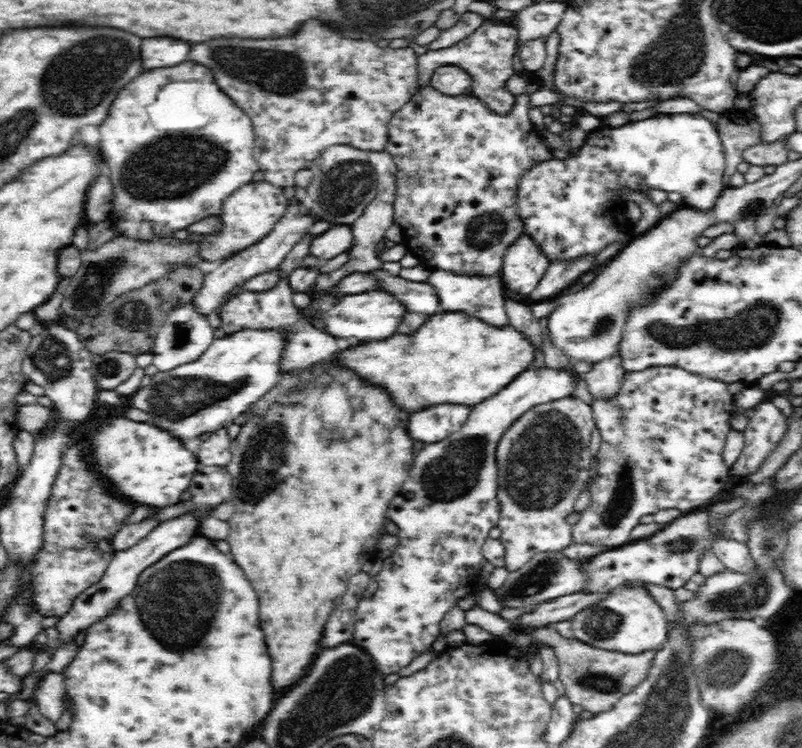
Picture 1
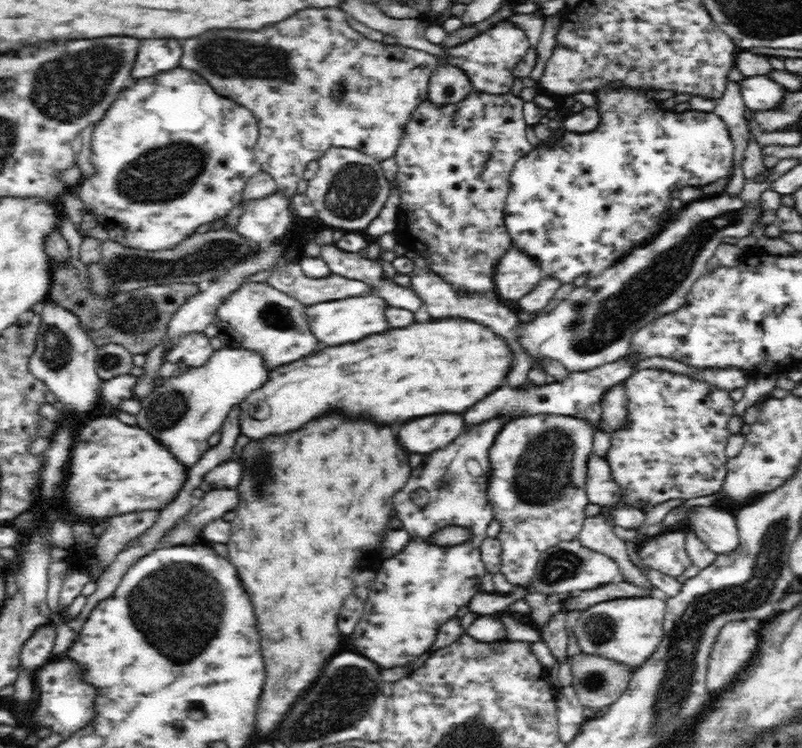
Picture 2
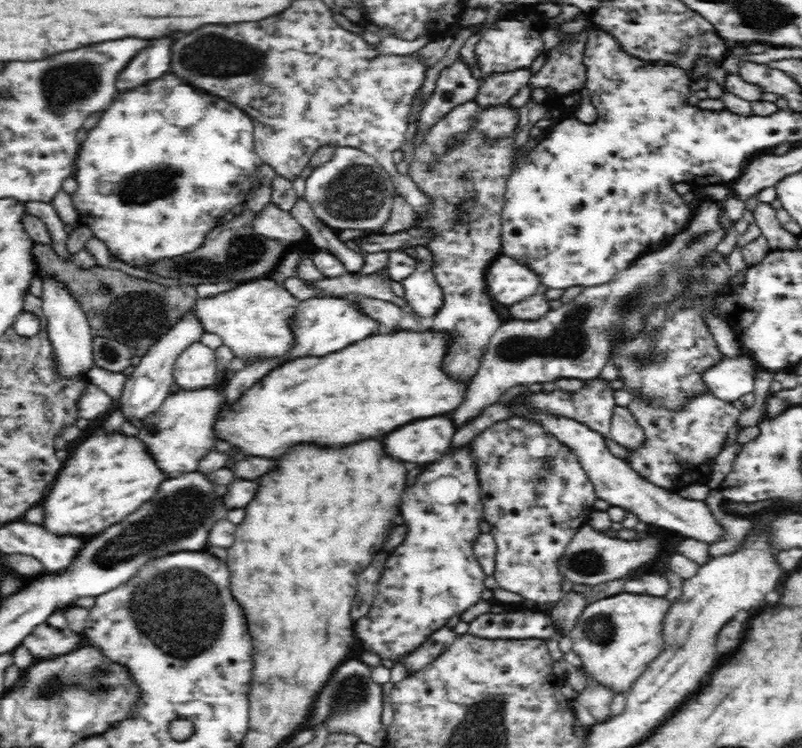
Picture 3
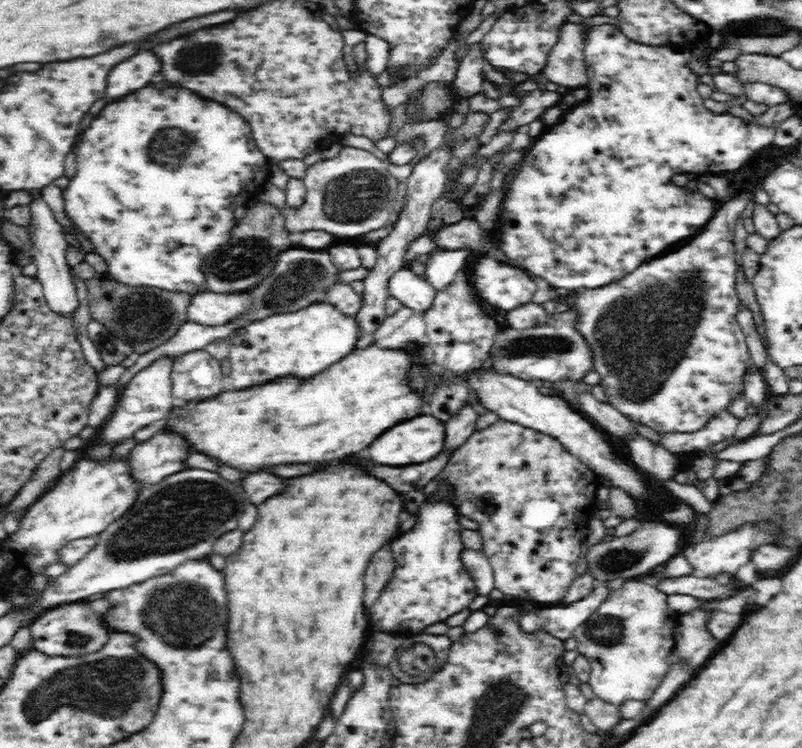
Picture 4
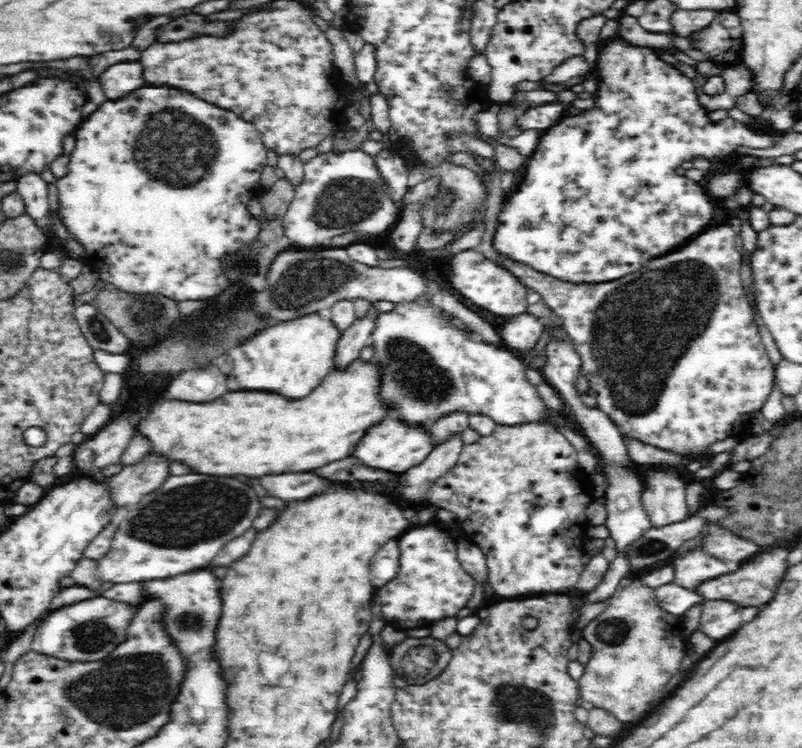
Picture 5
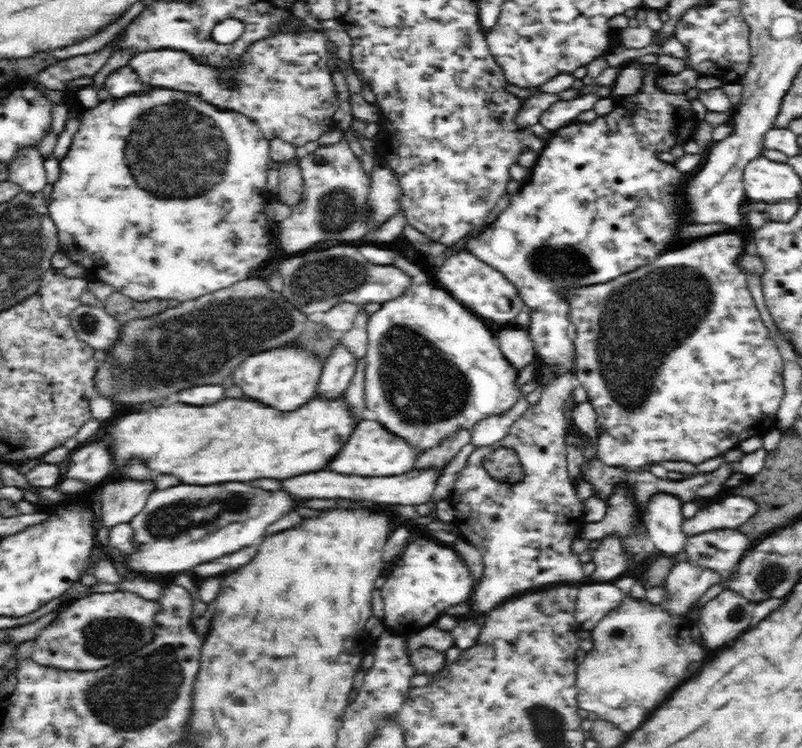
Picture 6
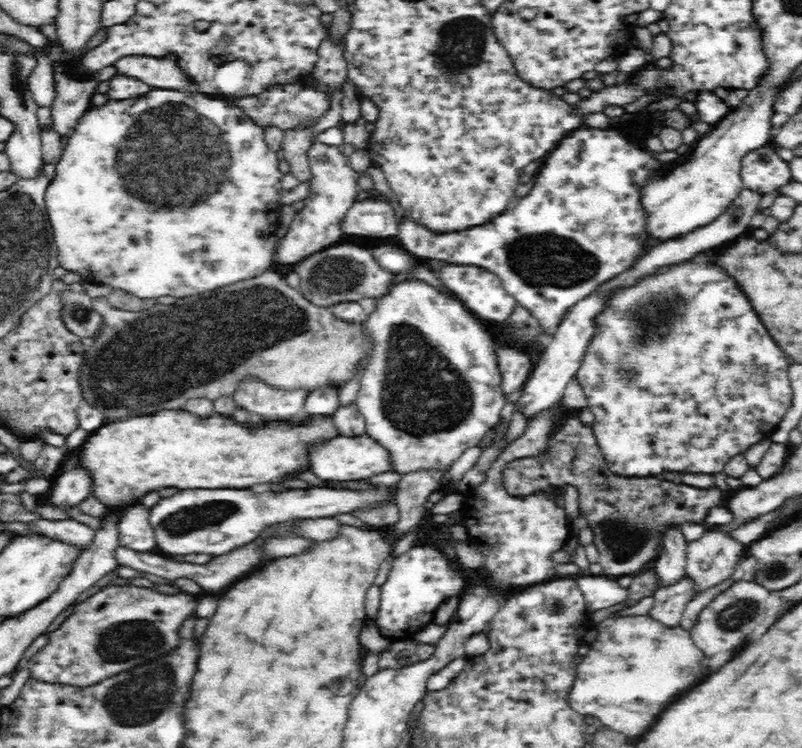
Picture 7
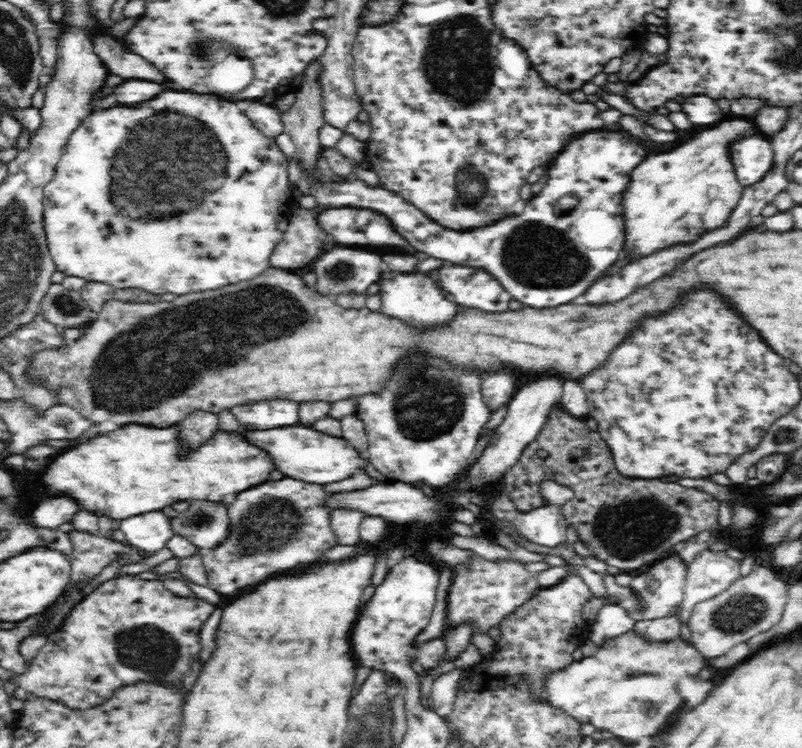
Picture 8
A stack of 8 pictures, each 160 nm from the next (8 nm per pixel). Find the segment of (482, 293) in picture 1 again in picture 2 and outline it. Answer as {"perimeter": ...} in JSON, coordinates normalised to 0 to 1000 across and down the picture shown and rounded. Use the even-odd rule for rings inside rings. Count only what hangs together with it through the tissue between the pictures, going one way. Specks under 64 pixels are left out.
{"perimeter":[[[506,336],[504,341],[516,350],[515,362],[510,366],[512,374],[510,385],[514,385],[514,390],[521,397],[521,402],[526,409],[525,416],[530,414],[539,428],[554,428],[564,424],[584,426],[599,432],[608,437],[616,447],[631,452],[632,461],[636,463],[638,479],[643,487],[638,487],[635,492],[633,503],[628,505],[628,511],[633,516],[641,516],[641,519],[646,520],[651,517],[651,513],[660,511],[657,500],[662,491],[662,484],[660,476],[647,468],[647,459],[642,452],[642,434],[647,429],[647,422],[640,408],[623,401],[617,389],[601,394],[576,396],[576,392],[567,389],[567,384],[564,384],[550,374],[546,368],[537,364],[525,342],[514,336]]]}

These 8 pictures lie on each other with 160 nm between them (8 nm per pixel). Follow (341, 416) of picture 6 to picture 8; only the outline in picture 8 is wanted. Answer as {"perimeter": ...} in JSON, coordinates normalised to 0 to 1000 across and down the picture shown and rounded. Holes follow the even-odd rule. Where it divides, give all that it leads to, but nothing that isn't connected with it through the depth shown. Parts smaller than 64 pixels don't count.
{"perimeter":[[[157,570],[145,578],[112,588],[105,599],[75,607],[47,636],[55,666],[87,666],[107,684],[157,695],[165,690],[204,682],[219,671],[274,671],[284,660],[297,660],[327,642],[342,628],[334,610],[312,599],[299,580],[269,580],[257,599],[249,599],[234,615],[222,615],[219,575]]]}

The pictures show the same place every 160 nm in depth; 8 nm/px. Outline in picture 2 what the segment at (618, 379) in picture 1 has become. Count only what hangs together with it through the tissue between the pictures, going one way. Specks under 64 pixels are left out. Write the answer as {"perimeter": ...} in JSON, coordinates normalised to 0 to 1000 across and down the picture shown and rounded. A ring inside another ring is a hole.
{"perimeter":[[[776,513],[766,516],[756,524],[751,535],[751,559],[758,570],[759,579],[771,578],[783,572],[784,552],[782,551],[783,533]]]}

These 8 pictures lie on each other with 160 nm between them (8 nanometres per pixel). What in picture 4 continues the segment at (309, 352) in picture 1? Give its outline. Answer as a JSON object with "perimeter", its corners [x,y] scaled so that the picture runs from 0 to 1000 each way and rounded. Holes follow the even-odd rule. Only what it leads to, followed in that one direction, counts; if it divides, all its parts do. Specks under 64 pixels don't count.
{"perimeter":[[[310,388],[304,392],[269,392],[257,389],[238,396],[232,413],[233,430],[253,434],[276,434],[308,416],[313,410],[314,393]]]}

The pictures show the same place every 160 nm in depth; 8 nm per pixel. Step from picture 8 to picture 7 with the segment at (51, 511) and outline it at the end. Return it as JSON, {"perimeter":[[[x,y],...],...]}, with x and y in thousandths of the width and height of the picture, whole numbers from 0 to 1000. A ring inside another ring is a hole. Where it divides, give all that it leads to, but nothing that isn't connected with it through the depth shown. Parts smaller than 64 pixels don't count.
{"perimeter":[[[92,626],[80,631],[70,647],[62,655],[62,666],[60,666],[60,676],[65,679],[95,679],[102,674],[102,668],[107,668],[112,660],[112,642],[110,636]]]}

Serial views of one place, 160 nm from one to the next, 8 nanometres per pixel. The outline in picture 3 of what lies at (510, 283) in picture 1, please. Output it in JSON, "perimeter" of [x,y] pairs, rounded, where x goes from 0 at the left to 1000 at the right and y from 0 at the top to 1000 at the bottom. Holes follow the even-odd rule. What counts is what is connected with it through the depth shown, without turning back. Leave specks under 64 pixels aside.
{"perimeter":[[[622,342],[623,345],[618,344],[605,361],[605,376],[611,385],[607,392],[611,396],[616,393],[618,404],[638,409],[671,390],[673,374],[671,369],[666,369],[666,364],[661,364],[657,356],[635,342]]]}

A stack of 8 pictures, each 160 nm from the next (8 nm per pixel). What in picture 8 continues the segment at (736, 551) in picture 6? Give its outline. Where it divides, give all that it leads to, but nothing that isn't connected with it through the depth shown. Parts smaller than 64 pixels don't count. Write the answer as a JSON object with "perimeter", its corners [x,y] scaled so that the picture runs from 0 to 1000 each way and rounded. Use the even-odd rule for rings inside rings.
{"perimeter":[[[882,733],[869,739],[863,751],[857,754],[853,794],[845,820],[849,832],[858,834],[868,806],[908,789],[923,771],[923,753],[904,737]]]}

